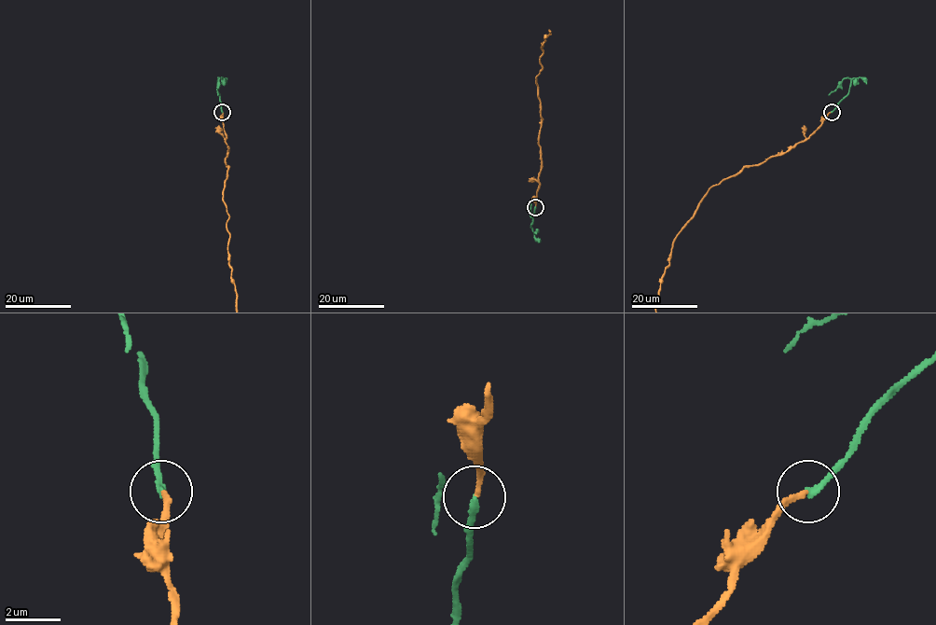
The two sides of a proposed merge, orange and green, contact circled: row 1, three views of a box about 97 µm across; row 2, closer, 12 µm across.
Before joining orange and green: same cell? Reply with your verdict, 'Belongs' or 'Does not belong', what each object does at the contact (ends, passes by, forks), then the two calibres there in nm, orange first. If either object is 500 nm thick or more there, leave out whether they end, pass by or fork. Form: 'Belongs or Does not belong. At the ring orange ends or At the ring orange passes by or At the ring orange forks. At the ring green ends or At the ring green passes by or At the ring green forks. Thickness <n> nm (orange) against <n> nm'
Belongs. At the ring orange ends. At the ring green ends. Thickness 170 nm (orange) against 240 nm

